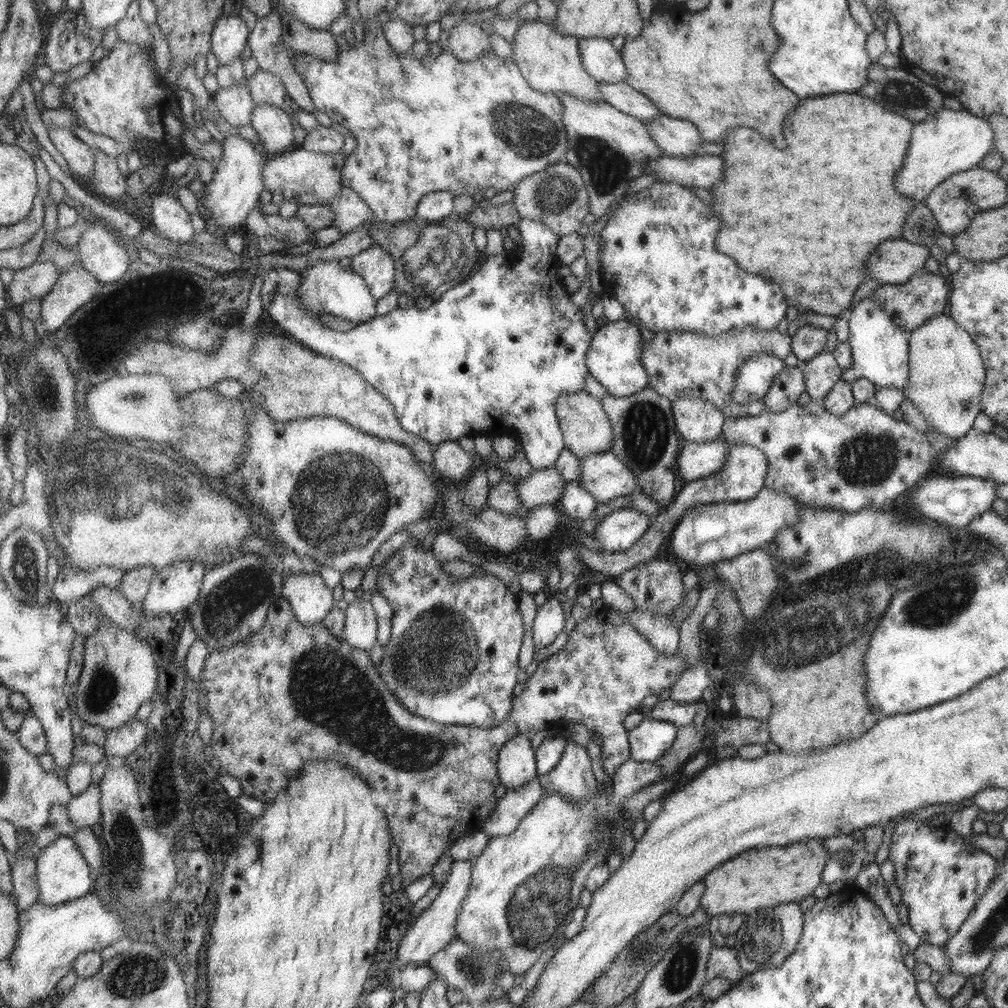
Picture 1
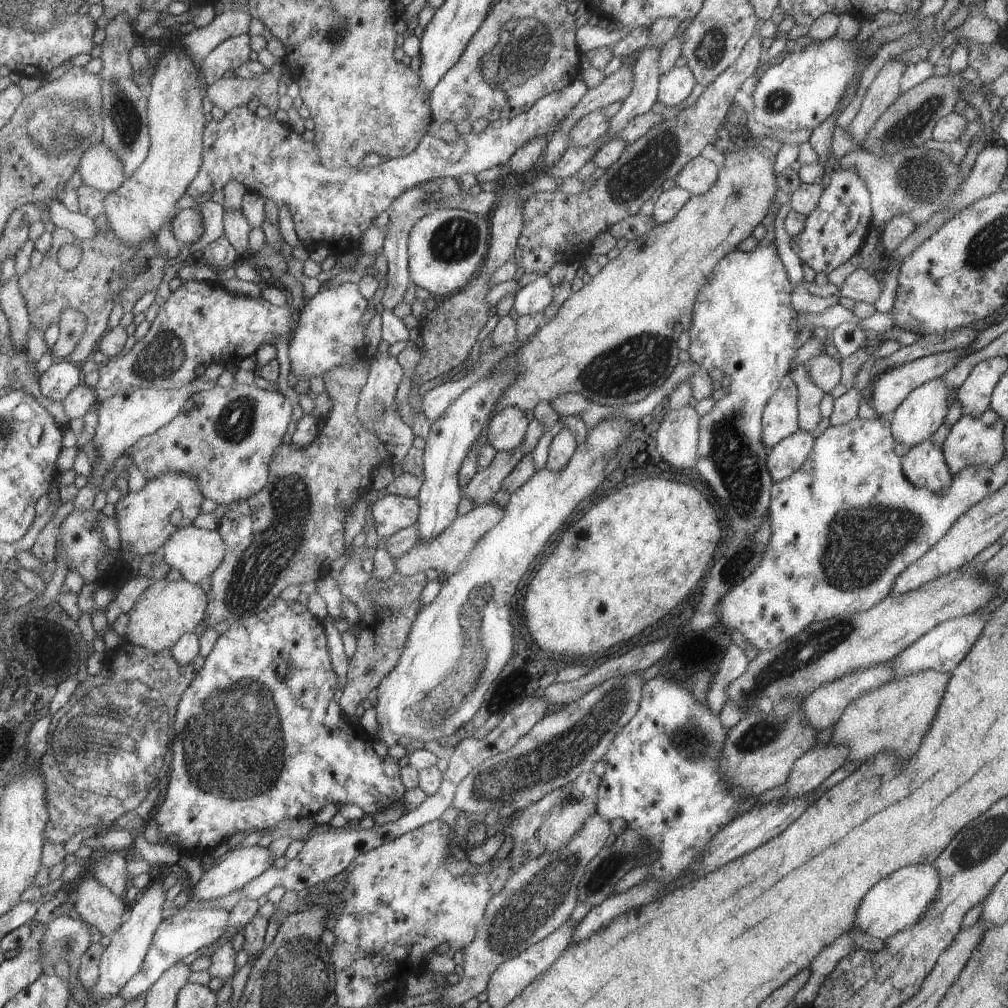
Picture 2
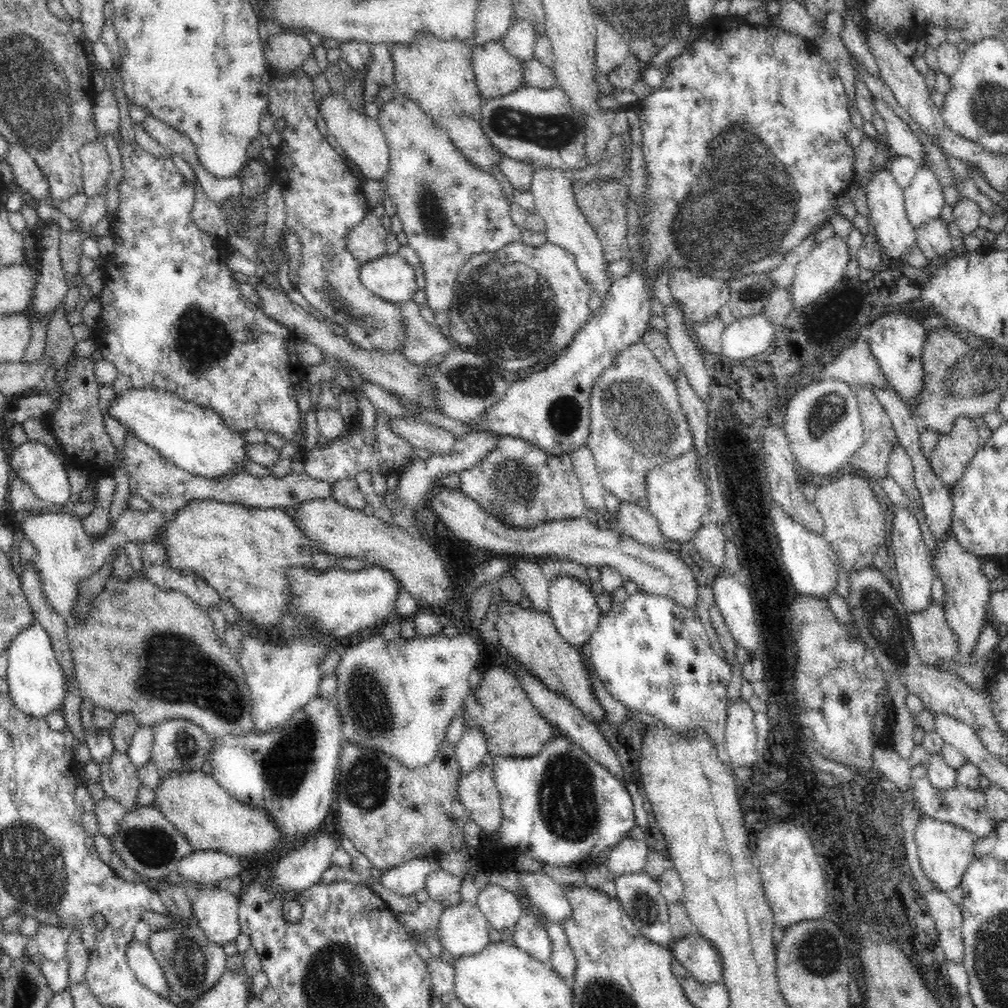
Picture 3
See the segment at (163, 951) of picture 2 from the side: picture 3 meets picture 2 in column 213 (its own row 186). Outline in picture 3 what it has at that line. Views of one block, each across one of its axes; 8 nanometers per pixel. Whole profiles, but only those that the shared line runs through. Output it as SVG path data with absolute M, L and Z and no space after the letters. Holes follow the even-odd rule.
M920 165L910 186L903 191L906 214L909 215L914 229L940 217L942 206L945 204L944 192L942 184L931 169Z

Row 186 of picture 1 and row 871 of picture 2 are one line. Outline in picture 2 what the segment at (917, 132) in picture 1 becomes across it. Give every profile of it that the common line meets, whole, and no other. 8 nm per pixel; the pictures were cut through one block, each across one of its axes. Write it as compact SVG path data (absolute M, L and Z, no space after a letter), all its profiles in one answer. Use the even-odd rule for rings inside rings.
M930 865L908 866L904 870L898 870L896 874L892 874L892 878L884 878L884 882L878 882L868 894L868 898L862 900L851 930L868 933L884 941L888 937L894 937L902 929L907 929L924 918L935 900L939 884L938 871Z

